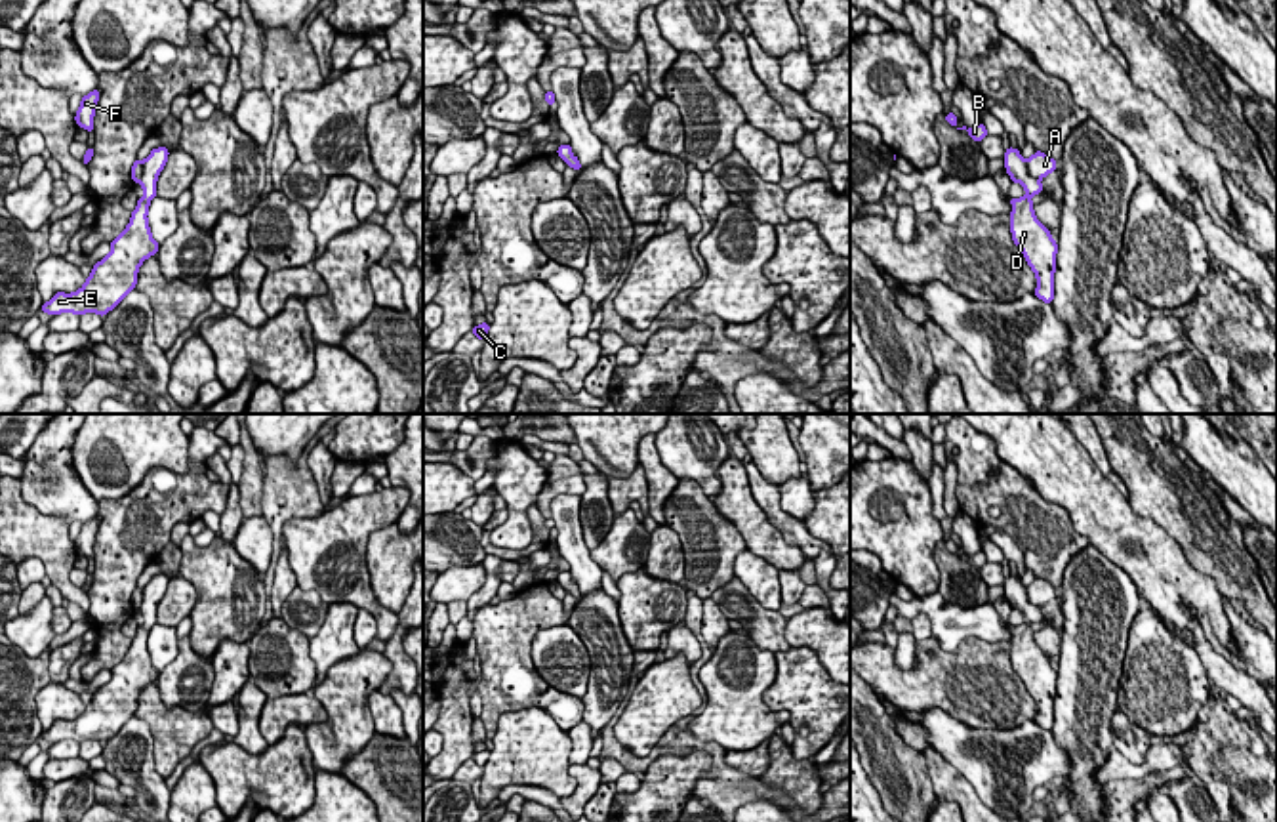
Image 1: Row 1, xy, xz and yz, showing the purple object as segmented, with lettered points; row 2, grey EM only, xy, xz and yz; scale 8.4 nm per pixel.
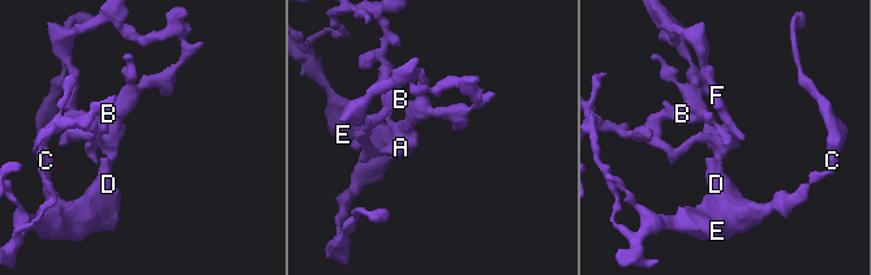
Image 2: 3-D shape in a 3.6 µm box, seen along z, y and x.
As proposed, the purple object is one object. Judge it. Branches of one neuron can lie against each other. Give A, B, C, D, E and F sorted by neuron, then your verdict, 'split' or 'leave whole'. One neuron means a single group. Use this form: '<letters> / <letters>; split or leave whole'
A B C D E F; leave whole

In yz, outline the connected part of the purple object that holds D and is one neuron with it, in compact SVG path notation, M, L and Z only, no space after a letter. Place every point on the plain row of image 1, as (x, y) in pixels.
M1008 574L1004 580L1004 595L1012 610L1018 608L1025 616L1024 624L1010 624L1012 668L1037 704L1035 723L1044 730L1052 730L1058 671L1050 658L1035 645L1031 624L1043 618L1041 606L1058 597L1056 587L1041 578L1035 578L1025 587L1020 576Z

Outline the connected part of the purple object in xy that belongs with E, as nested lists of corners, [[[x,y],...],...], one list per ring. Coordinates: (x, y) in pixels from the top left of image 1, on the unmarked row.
[[[166,574],[152,576],[145,587],[135,587],[132,606],[143,614],[132,647],[126,656],[111,669],[111,681],[97,688],[84,713],[72,721],[57,719],[42,738],[48,742],[61,740],[97,740],[105,744],[112,738],[137,711],[137,700],[145,687],[158,679],[158,669],[149,654],[149,631],[156,624],[156,608],[168,589]]]

